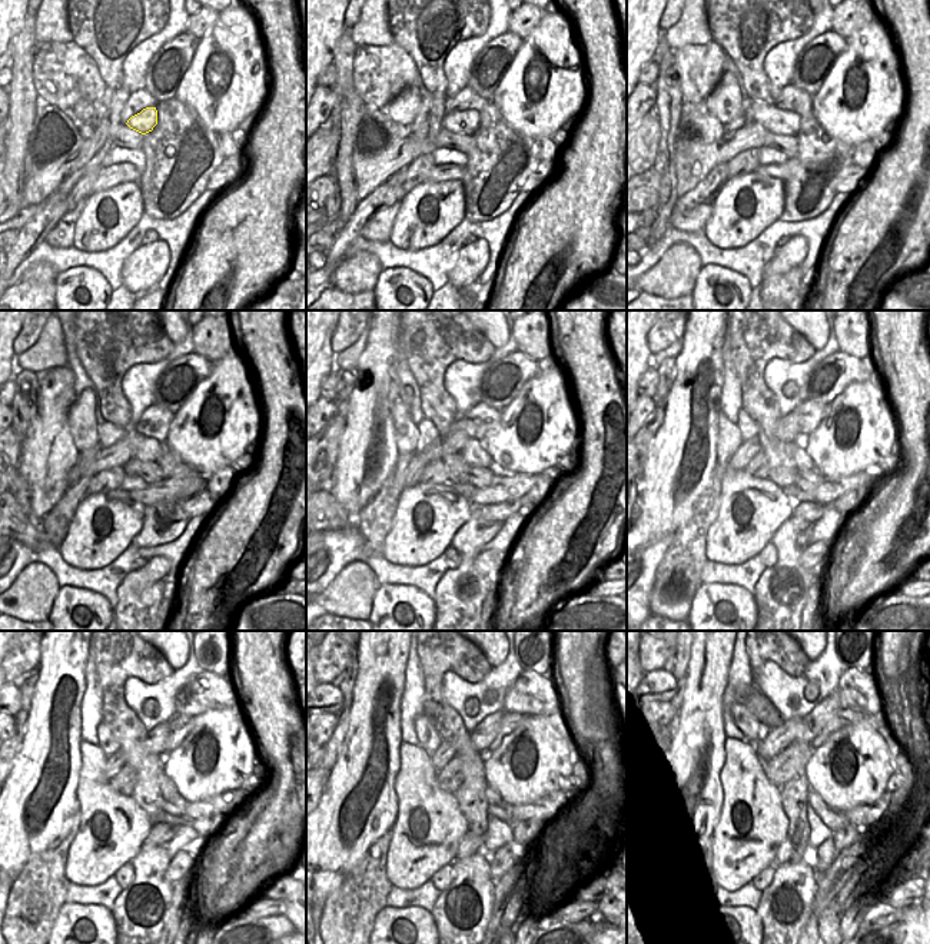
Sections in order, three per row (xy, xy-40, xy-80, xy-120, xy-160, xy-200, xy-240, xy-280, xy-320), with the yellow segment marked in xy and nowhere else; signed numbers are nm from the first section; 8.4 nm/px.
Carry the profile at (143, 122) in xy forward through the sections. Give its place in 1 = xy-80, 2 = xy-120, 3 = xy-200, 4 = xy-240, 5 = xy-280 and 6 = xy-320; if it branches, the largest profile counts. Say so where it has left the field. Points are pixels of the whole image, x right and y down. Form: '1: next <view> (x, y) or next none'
1: next xy-80 (786, 123)
2: next xy-120 (148, 449)
3: next xy-200 (804, 464)
4: next xy-240 (166, 785)
5: next xy-280 (492, 795)
6: next xy-320 (814, 800)

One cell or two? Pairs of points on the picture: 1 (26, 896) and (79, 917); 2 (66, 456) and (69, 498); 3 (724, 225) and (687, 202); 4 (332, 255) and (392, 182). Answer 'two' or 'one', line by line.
1: two
2: two
3: two
4: one

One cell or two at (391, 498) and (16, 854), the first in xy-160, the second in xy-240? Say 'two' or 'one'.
two

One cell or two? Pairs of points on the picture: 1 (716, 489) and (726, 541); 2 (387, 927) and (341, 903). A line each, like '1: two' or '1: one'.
1: two
2: two

